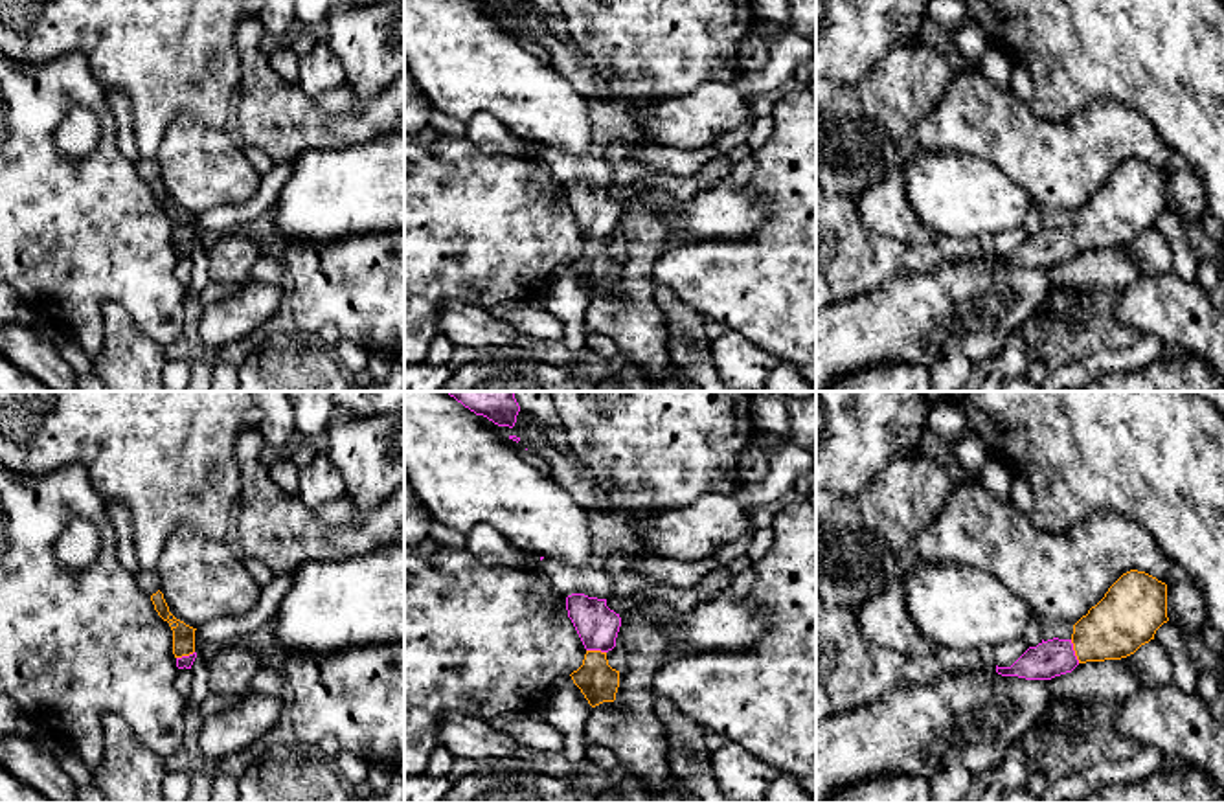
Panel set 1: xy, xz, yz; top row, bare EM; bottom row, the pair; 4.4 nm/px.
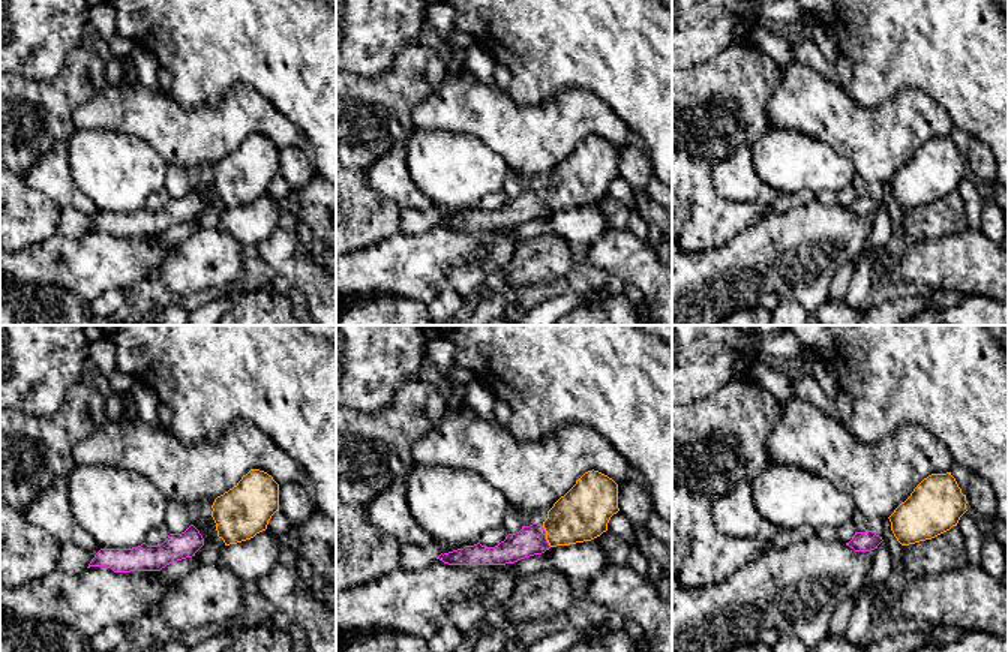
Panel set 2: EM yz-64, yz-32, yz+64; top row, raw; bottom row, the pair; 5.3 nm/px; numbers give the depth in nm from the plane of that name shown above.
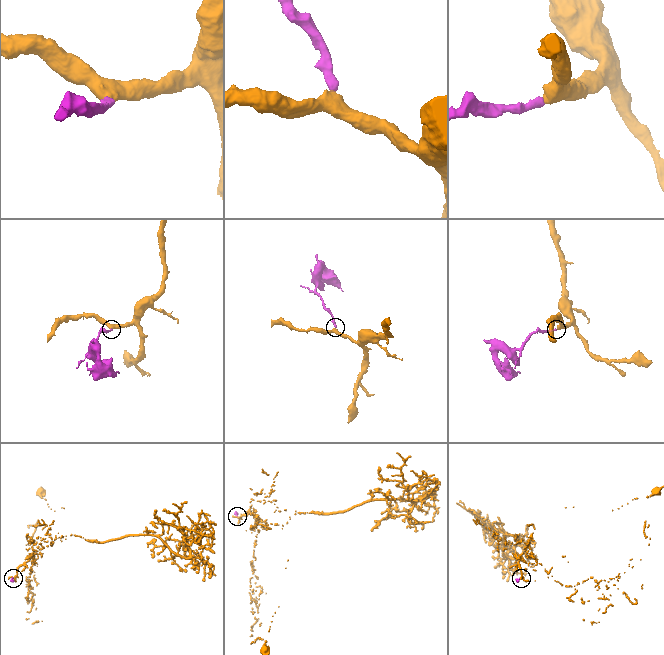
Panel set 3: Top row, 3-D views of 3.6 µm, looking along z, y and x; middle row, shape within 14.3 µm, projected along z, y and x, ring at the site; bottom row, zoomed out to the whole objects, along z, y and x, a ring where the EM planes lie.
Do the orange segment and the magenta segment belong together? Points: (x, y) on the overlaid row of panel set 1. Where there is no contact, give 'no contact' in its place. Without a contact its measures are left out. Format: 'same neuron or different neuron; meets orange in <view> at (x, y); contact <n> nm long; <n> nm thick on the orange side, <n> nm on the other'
same neuron; meets orange in yz at (1076, 651); contact 110 nm long; 280 nm thick on the orange side, 160 nm on the other

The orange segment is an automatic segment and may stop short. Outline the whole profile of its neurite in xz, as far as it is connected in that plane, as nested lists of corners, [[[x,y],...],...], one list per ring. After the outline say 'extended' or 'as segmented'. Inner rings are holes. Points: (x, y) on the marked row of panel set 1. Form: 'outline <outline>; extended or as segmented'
outline [[[572,594],[566,597],[572,619],[584,649],[583,665],[570,676],[592,707],[614,702],[619,687],[619,671],[612,669],[606,652],[616,647],[621,617],[606,606],[606,599]]]; extended

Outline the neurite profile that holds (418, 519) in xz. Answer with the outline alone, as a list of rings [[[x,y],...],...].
[[[404,478],[404,544],[417,546],[430,537],[434,516],[419,502],[412,491],[410,481]]]

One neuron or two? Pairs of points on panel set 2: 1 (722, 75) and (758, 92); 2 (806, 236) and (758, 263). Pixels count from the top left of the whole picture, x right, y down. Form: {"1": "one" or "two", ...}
{"1": "one", "2": "one"}

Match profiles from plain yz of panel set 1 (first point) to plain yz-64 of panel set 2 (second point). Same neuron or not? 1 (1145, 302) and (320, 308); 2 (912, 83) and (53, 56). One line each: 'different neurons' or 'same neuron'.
1: same neuron
2: different neurons

